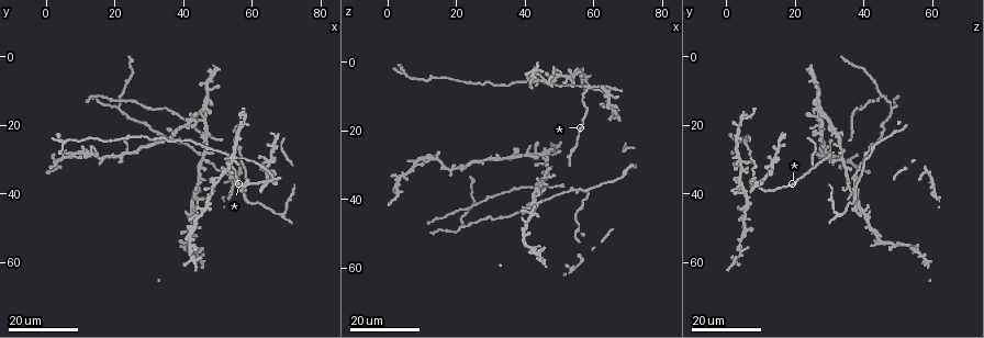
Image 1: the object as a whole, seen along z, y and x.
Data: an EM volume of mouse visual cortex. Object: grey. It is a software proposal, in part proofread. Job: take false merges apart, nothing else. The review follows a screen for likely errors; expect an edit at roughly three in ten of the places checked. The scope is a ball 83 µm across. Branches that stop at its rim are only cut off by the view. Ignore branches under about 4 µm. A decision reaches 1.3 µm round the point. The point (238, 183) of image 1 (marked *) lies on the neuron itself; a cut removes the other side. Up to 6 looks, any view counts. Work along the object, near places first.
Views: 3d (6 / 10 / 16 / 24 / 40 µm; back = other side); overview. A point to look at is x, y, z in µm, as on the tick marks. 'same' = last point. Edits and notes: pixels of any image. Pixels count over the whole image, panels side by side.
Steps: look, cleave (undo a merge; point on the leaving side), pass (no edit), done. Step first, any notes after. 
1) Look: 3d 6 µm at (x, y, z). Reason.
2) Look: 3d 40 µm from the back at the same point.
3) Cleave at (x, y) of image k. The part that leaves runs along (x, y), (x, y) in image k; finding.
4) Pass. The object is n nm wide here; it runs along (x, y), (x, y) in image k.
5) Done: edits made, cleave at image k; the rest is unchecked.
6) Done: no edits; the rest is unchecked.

Look: 3d 24 µm at (54.5, 31.5, 3.5). Looks like a crossing.

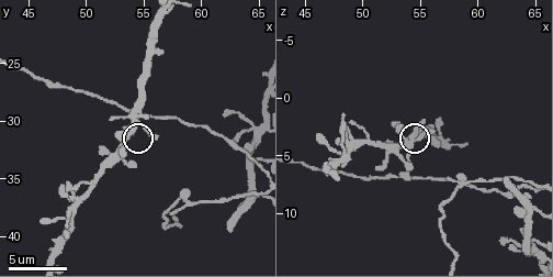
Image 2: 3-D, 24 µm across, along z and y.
Look: 3d 6 µm at (54.2, 30.6, 4.0).

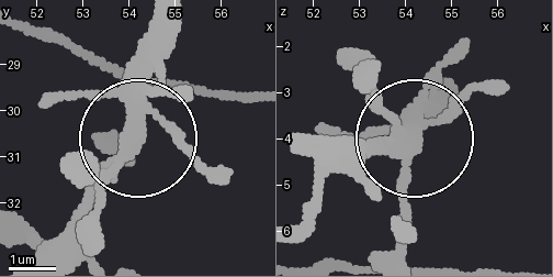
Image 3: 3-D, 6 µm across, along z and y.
Pass. The object is 320 nm wide here; continuous, no second neuron.

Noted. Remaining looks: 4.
Look: 3d 24 µm at (20.5, 15.5, 48.0). Branch point.

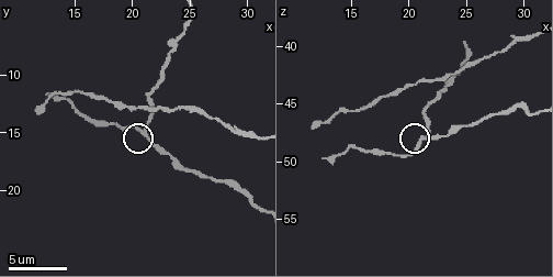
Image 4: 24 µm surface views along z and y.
Look: 3d 6 µm at (21.2, 14.8, 48.0).

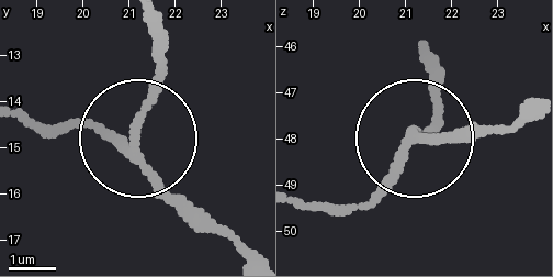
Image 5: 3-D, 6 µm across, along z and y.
Look: 3d 6 µm from the back at (21.10, 14.90, 47.95).

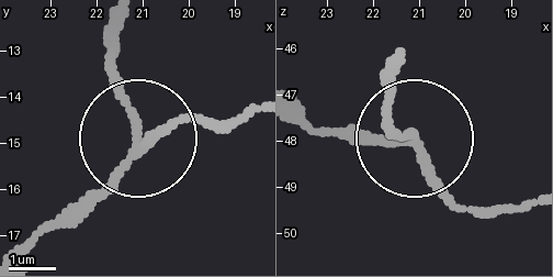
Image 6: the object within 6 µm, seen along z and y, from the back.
Pass. The side arm is 11 µm long; it runs along (19, 254), (128, 147), (192, 124) in image 6; continuous, no second neuron.

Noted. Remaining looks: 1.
Done: no edits; the rest is unchecked.

